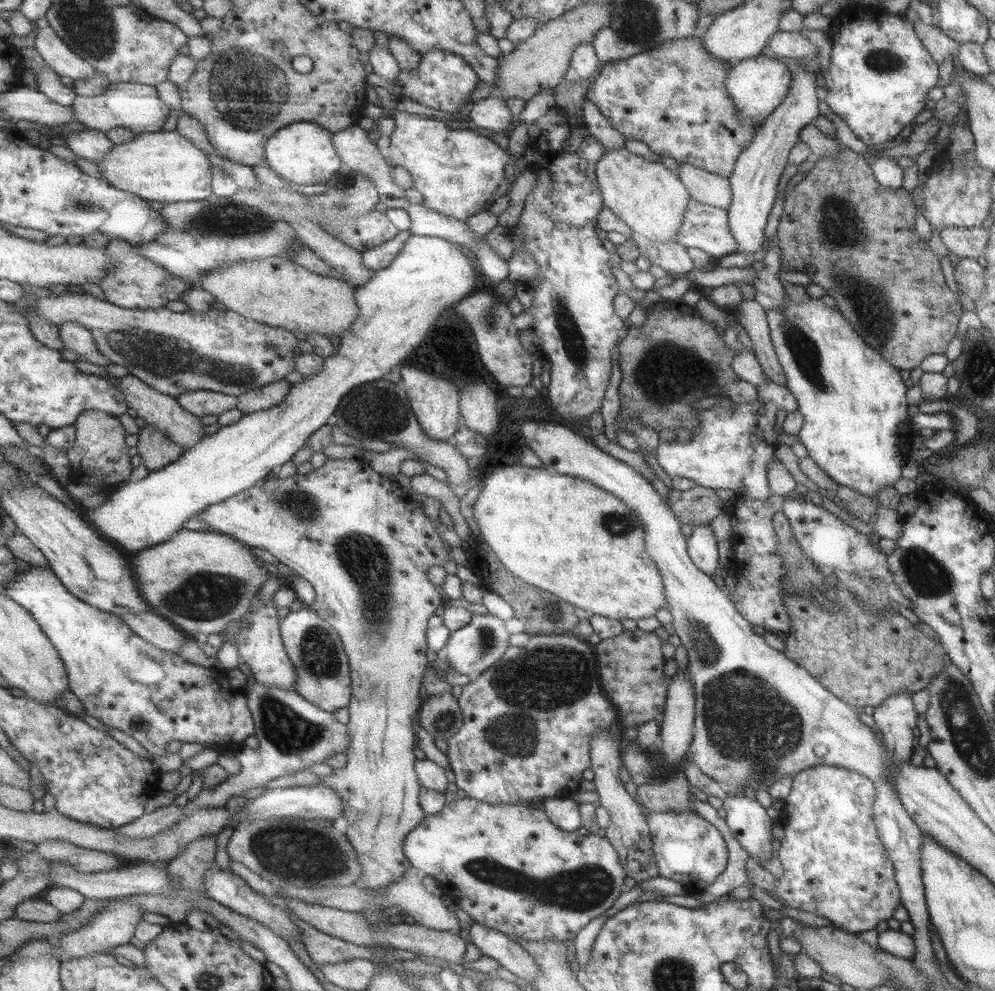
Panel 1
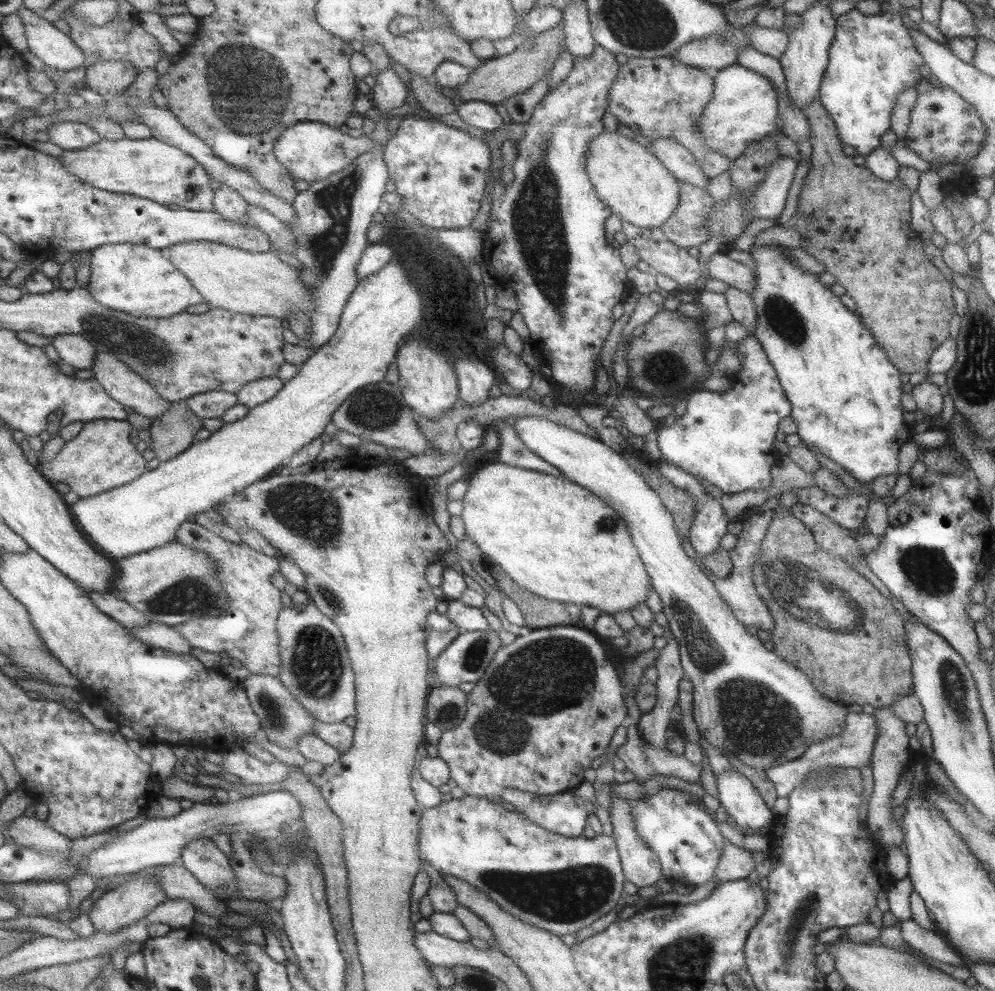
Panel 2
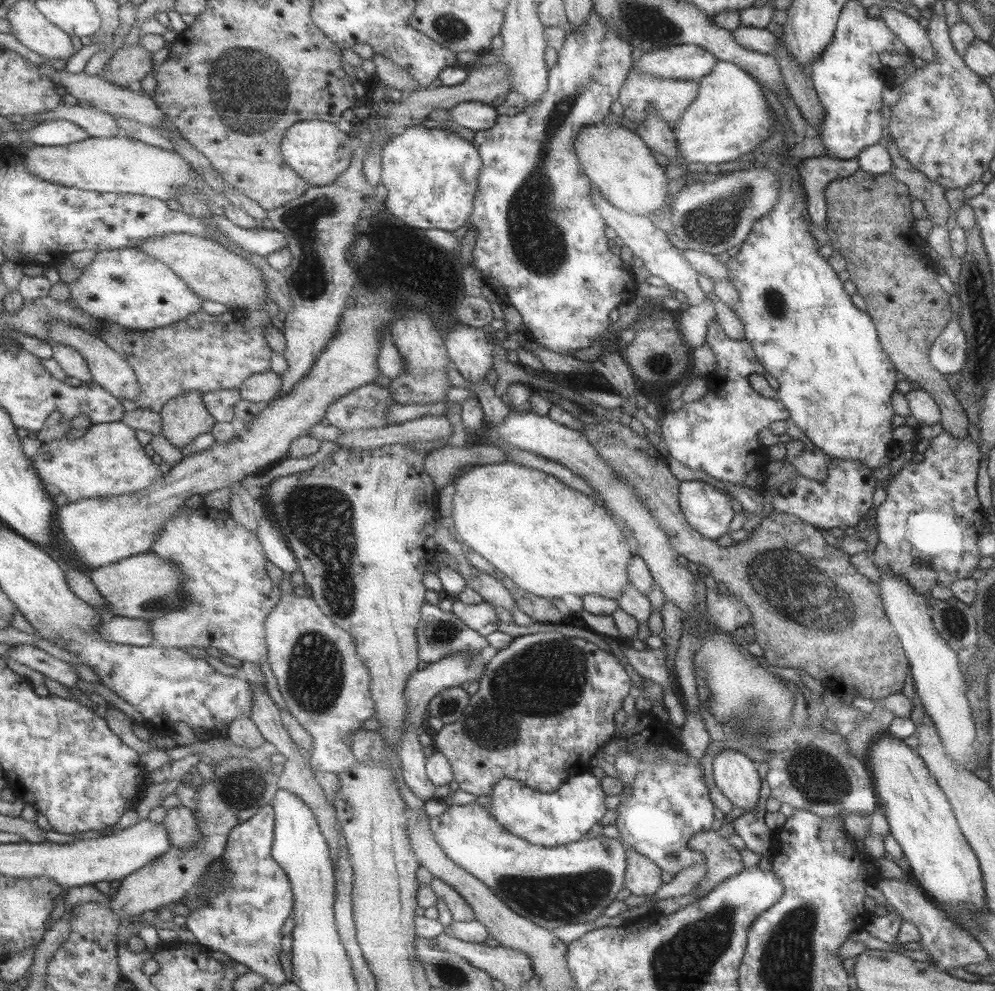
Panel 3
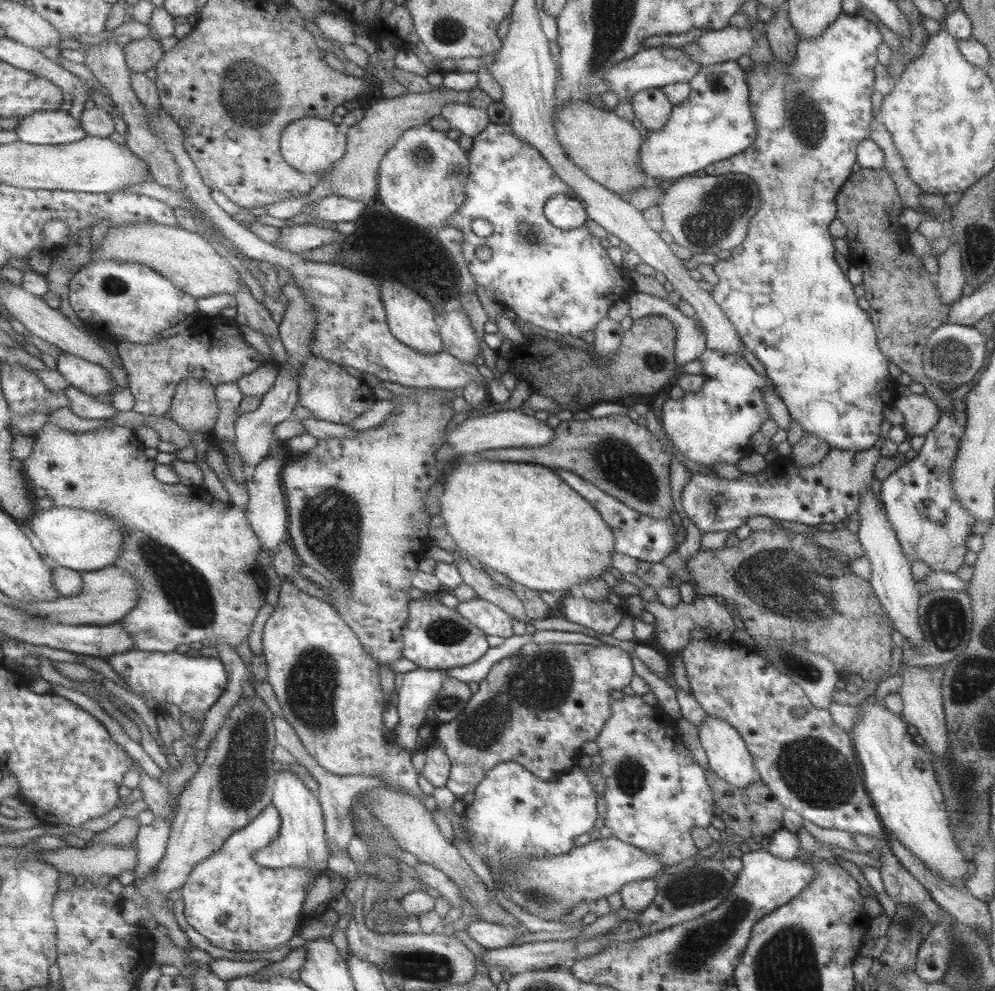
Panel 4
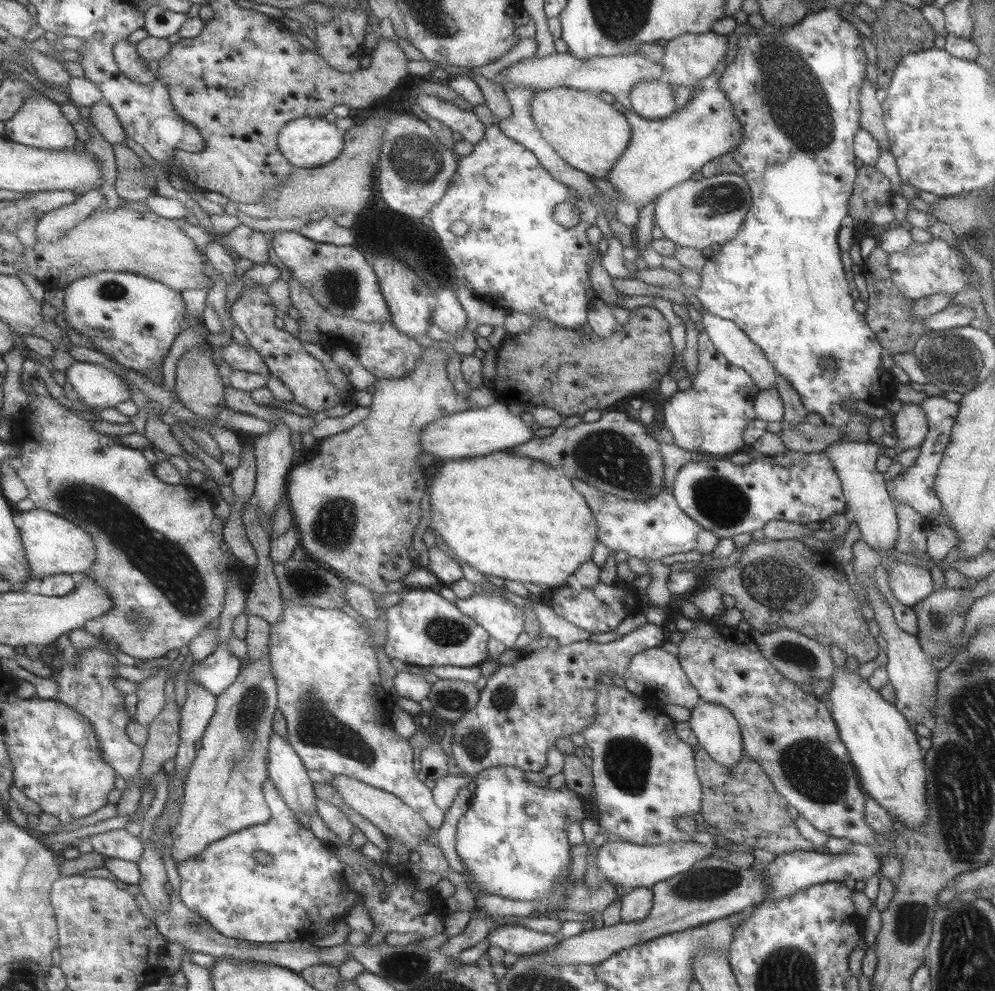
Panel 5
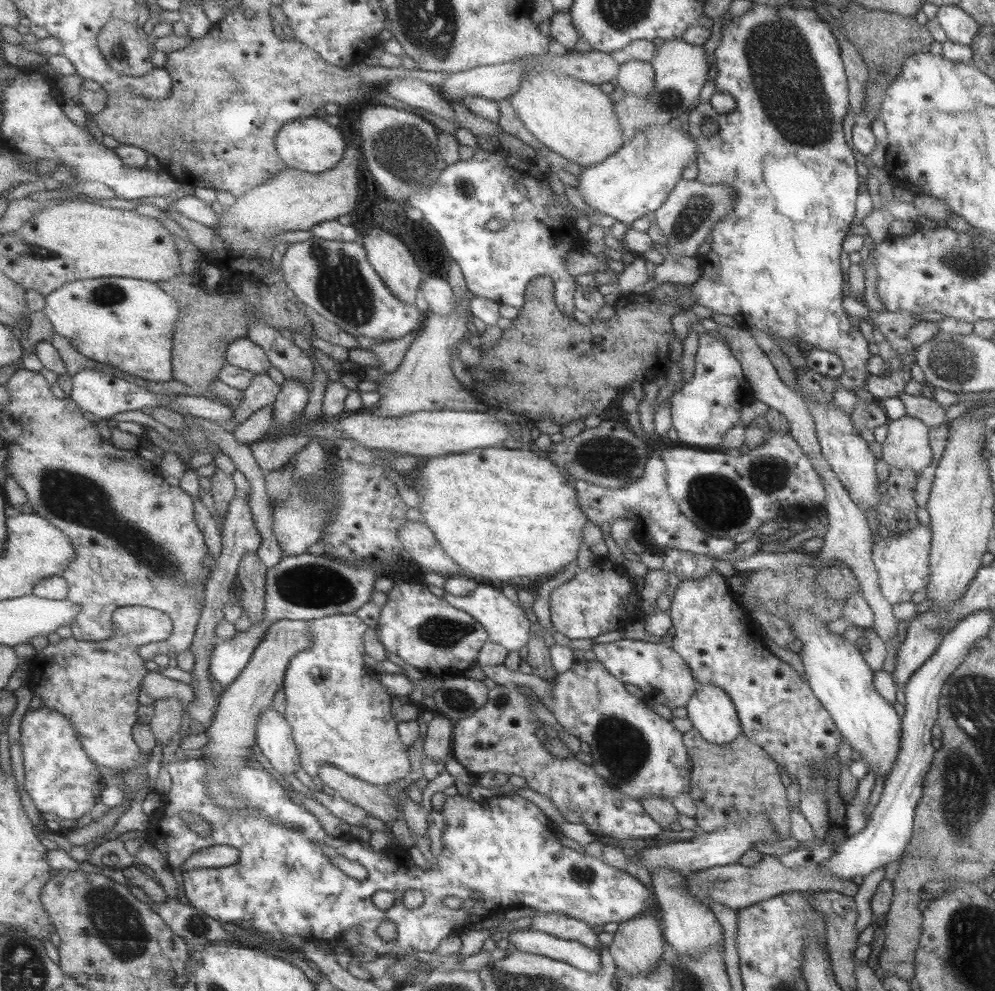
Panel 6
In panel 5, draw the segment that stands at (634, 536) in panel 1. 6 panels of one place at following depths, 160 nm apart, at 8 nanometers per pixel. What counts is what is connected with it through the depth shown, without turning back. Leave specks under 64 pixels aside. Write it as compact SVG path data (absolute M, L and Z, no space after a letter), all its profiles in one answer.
M505 451L445 460L431 477L427 491L431 526L439 538L463 562L484 576L554 589L565 586L567 576L573 575L584 562L592 560L598 532L583 496L573 488L569 477L539 460Z

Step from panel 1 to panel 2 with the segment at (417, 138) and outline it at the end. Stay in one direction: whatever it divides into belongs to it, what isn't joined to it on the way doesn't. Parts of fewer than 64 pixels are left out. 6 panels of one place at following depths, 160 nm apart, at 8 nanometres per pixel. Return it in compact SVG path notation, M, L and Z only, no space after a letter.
M407 113L385 146L384 155L396 186L394 192L404 200L398 208L405 208L431 228L456 229L471 224L490 172L489 146L483 139Z

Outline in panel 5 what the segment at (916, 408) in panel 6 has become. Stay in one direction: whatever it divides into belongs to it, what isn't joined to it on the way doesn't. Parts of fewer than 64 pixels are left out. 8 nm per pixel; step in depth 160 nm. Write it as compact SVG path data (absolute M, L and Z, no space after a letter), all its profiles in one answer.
M927 396L919 404L928 420L927 436L919 448L920 452L915 458L915 462L905 469L905 472L898 473L895 478L887 480L885 487L887 487L888 497L893 504L903 503L903 505L908 505L919 517L923 517L926 527L932 527L936 523L942 523L943 511L939 500L935 498L933 484L935 473L937 473L941 457L943 457L943 451L945 451L949 442L950 429L957 416L959 403L950 402L941 396Z

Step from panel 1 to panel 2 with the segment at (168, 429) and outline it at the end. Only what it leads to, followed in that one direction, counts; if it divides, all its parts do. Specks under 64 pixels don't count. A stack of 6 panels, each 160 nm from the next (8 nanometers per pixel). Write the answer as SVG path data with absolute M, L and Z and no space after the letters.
M98 351L93 373L93 377L103 384L115 400L143 416L156 419L174 406L170 400L163 398L155 385L113 354Z

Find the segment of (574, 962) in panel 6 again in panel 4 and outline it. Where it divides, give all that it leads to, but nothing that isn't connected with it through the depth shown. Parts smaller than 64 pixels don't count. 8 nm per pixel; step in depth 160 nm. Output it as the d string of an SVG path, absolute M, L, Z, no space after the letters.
M471 921L464 930L467 935L485 949L511 946L513 939L524 935L527 931L523 926L507 929L501 925L485 921Z

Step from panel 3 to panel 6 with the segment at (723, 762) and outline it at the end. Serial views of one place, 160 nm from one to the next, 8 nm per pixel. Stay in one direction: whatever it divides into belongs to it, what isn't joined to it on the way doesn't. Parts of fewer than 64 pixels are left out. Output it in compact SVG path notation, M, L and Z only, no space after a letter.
M698 684L684 706L687 718L703 740L725 746L740 733L740 723L731 699L712 684Z

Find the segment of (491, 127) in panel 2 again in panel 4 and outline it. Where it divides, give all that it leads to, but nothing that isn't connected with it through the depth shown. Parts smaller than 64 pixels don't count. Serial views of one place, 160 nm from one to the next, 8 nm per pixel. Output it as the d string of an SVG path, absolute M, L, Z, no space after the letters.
M452 103L445 105L439 115L447 119L450 128L458 130L460 134L465 134L473 138L479 134L489 122L486 110L481 108L473 108L467 104Z

